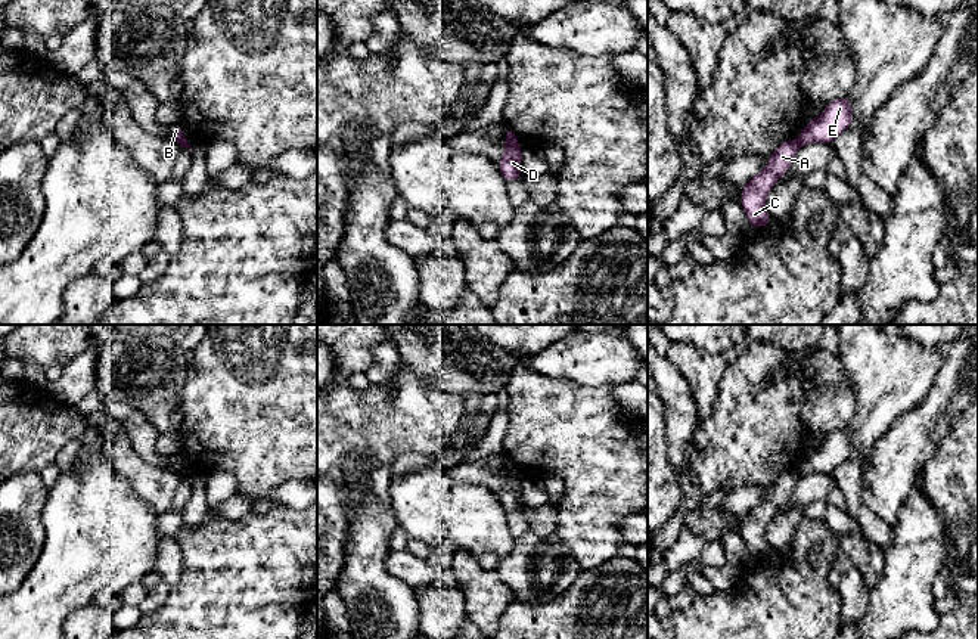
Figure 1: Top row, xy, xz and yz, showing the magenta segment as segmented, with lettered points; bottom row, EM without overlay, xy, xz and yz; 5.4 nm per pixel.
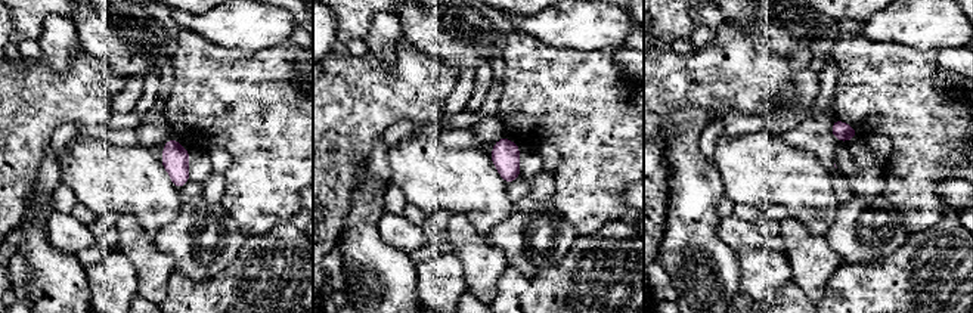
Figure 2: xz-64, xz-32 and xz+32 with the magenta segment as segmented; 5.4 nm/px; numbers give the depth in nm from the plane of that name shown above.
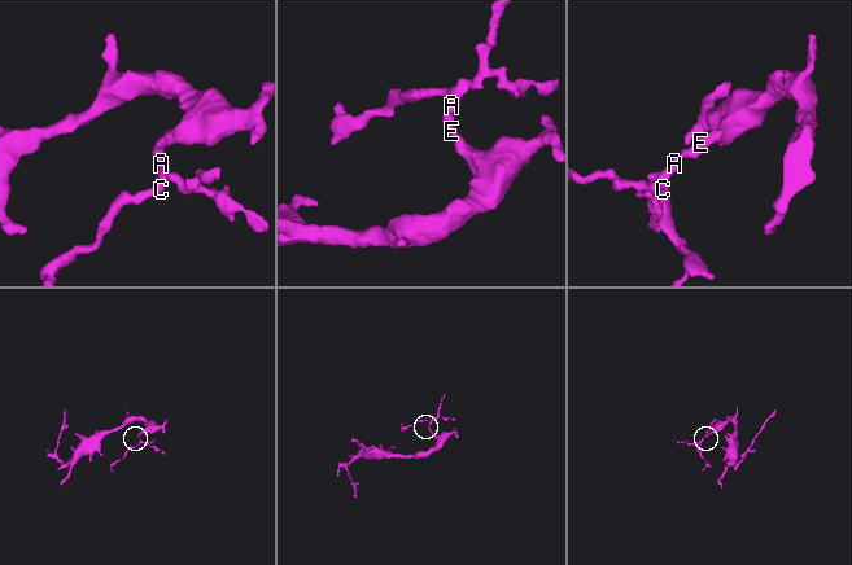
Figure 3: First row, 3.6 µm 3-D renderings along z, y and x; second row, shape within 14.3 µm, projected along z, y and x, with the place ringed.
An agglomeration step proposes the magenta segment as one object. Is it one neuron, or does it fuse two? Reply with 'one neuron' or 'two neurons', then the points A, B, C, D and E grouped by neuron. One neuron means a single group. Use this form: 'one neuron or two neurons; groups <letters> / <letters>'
two neurons; groups A C / B D E

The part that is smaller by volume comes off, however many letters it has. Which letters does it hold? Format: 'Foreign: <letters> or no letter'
Foreign: A, C

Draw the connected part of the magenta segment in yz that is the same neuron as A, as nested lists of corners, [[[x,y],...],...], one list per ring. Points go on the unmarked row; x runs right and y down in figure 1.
[[[798,471],[783,472],[770,486],[769,496],[745,514],[741,525],[741,534],[751,558],[764,558],[771,553],[766,540],[766,527],[776,512],[789,500],[798,478]]]

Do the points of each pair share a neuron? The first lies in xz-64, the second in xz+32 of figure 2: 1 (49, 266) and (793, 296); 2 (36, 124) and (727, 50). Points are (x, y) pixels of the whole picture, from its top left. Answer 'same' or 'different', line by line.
1: different
2: same

